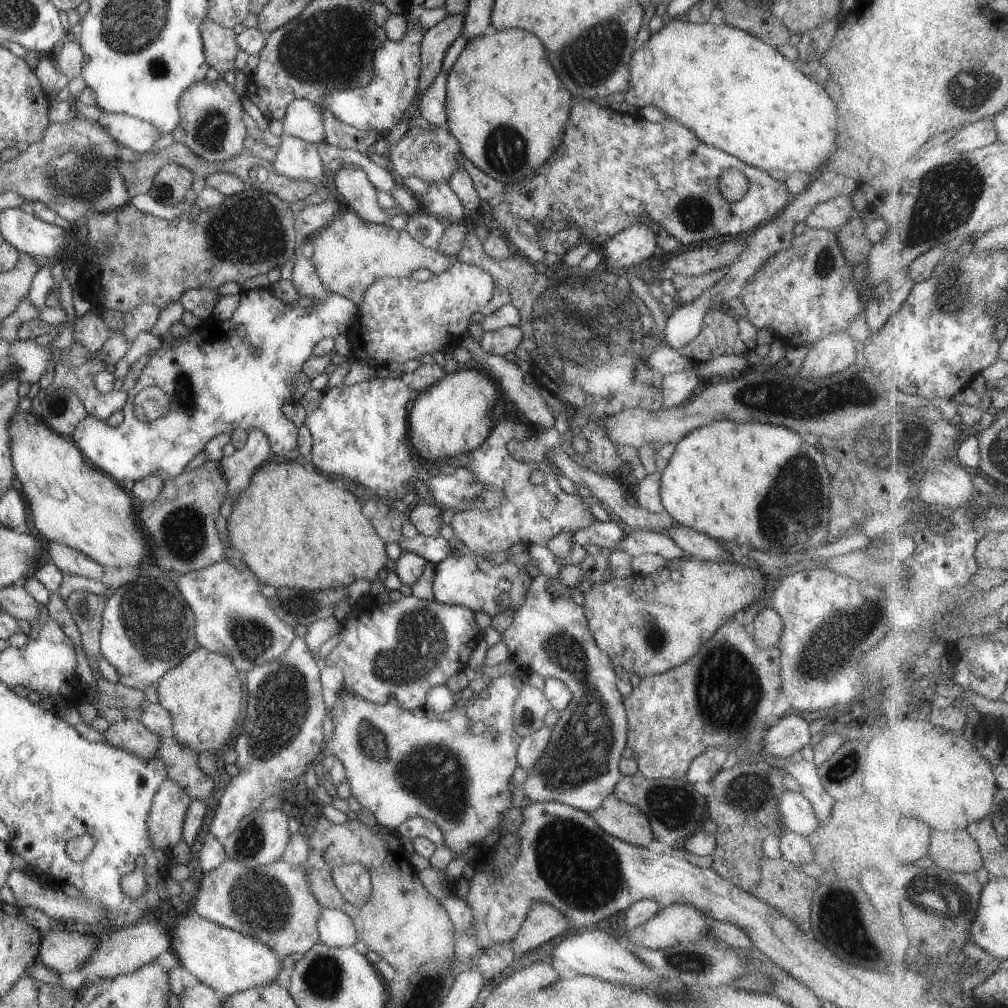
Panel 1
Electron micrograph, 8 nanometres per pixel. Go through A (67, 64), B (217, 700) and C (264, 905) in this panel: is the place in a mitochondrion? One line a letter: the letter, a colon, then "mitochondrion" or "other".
A: other
B: other
C: mitochondrion

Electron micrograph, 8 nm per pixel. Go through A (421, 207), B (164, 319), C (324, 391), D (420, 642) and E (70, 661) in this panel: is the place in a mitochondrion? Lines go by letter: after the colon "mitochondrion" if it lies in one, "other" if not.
A: other
B: other
C: other
D: mitochondrion
E: other

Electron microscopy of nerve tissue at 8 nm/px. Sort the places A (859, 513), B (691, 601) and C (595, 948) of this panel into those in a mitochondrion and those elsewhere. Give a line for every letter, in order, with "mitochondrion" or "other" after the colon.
A: other
B: other
C: other

